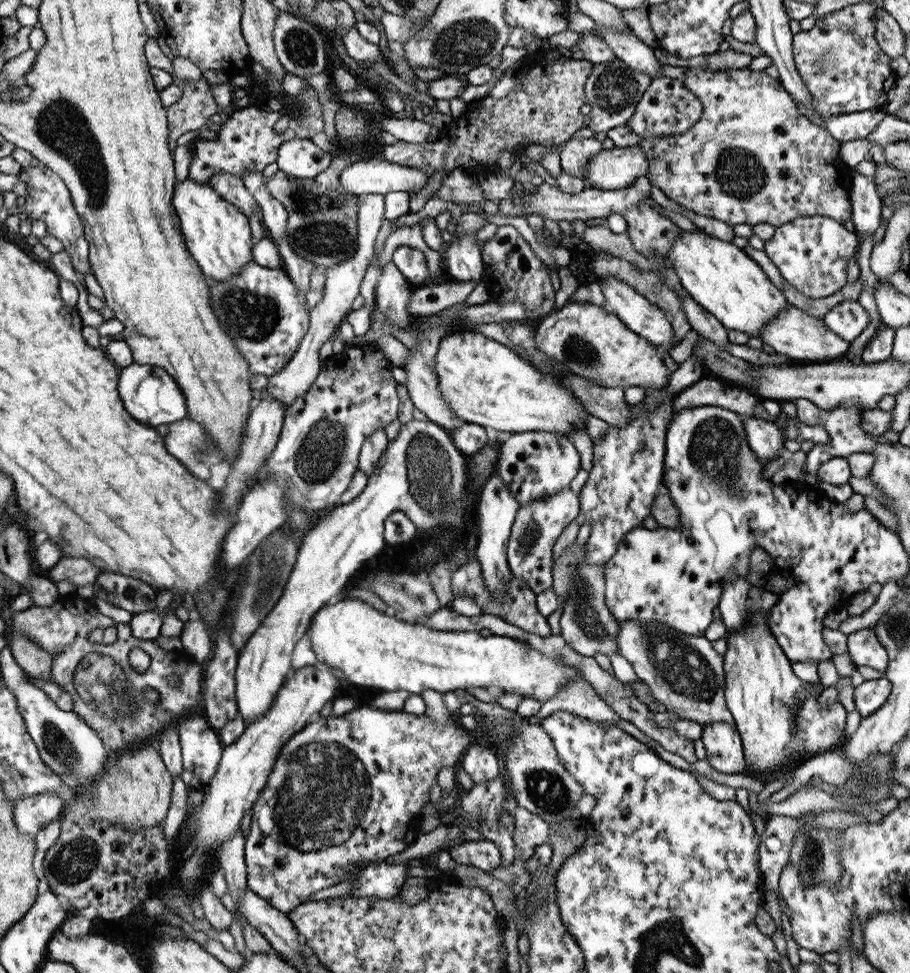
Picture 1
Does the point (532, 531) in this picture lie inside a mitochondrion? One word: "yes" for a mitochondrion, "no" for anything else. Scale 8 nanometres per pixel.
yes

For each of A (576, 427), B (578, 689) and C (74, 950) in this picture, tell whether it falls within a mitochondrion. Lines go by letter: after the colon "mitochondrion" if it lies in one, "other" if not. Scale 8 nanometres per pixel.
A: other
B: other
C: other

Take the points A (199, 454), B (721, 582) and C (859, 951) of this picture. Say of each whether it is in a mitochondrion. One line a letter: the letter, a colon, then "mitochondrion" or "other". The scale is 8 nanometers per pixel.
A: mitochondrion
B: other
C: other

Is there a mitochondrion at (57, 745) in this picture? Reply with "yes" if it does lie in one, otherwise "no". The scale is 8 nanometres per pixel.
yes

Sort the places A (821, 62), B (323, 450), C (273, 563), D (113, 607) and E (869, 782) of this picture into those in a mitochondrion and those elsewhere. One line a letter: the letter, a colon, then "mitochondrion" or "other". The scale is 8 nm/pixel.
A: mitochondrion
B: mitochondrion
C: mitochondrion
D: other
E: mitochondrion

